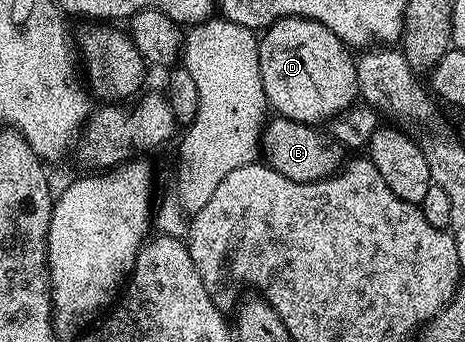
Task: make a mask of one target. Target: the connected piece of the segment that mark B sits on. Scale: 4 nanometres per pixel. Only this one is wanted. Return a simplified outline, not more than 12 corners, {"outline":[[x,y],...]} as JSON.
{"outline":[[278,116],[266,123],[266,165],[294,182],[319,182],[344,165],[330,133]]}

